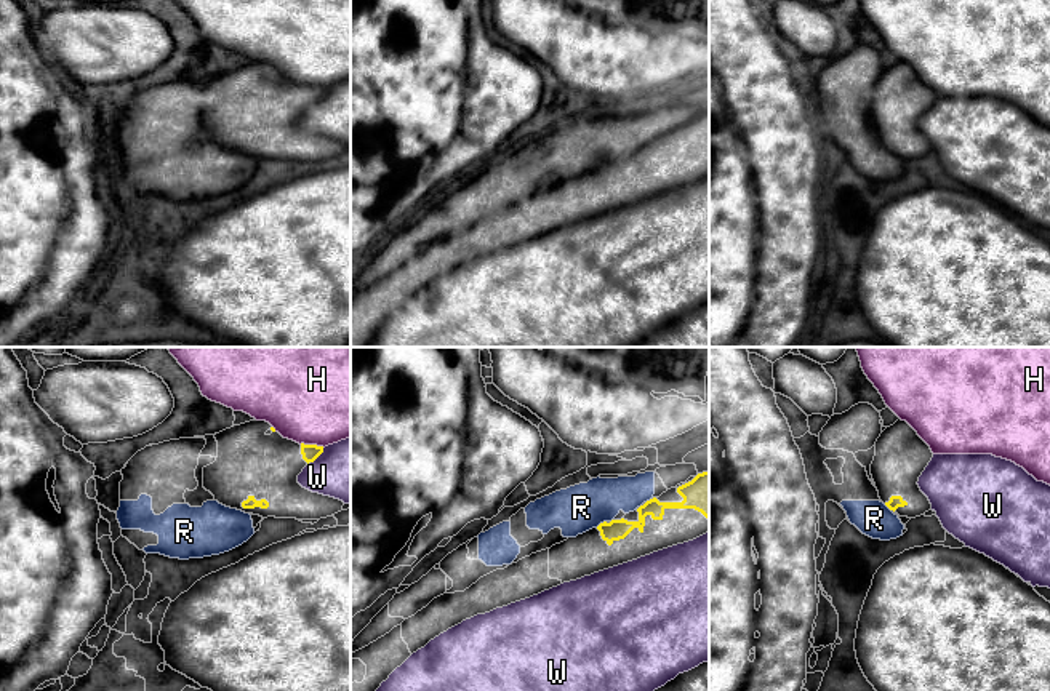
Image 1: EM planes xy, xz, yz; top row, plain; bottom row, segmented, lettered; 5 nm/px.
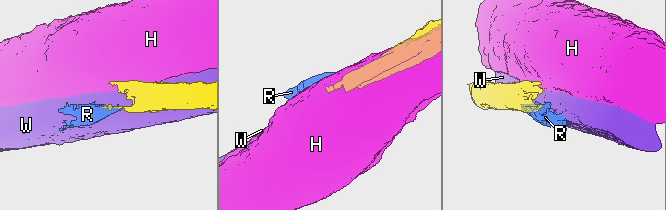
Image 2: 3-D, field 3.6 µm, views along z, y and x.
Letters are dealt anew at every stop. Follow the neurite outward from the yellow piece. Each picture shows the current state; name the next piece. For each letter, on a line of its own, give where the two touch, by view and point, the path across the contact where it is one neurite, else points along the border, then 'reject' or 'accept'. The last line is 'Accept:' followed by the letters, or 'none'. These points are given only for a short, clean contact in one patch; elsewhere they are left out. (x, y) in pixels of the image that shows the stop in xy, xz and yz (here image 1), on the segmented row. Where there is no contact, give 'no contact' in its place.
H: xy (312, 445) | reject
R: xz (601, 523) | along xz (605, 520), (596, 527) | reject
W: xy (317, 456) | reject
Accept: none

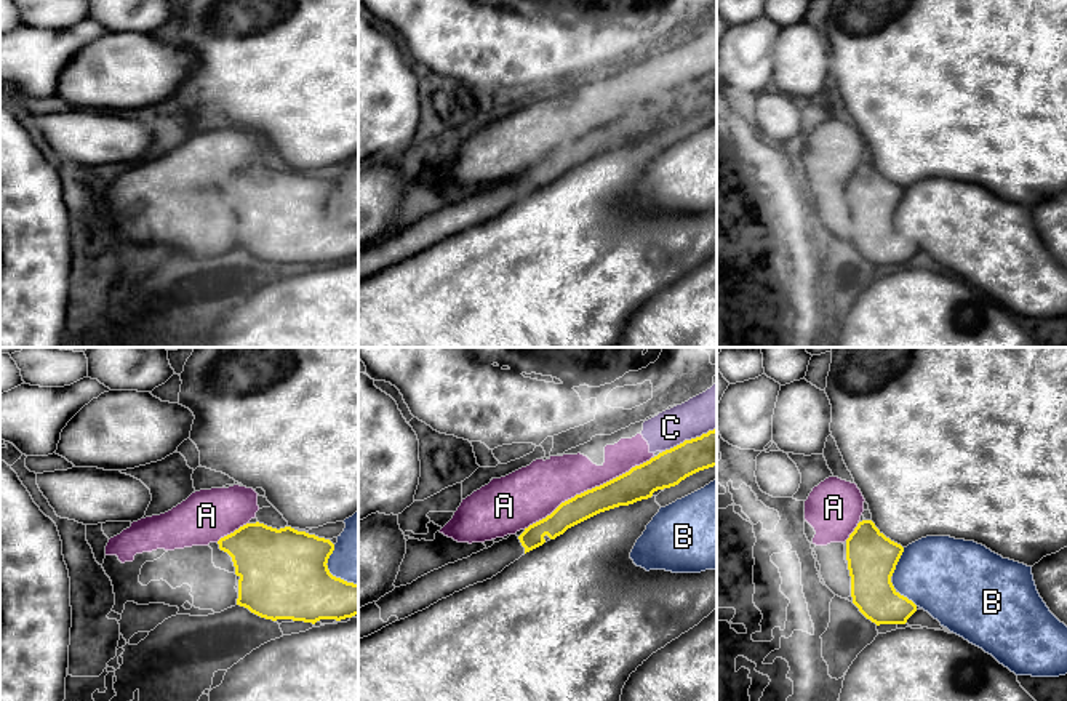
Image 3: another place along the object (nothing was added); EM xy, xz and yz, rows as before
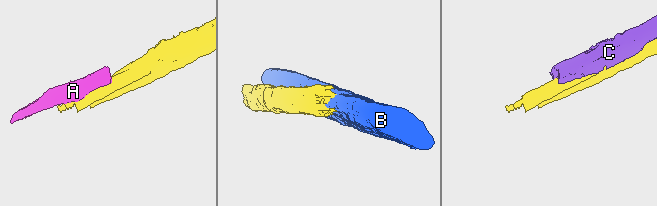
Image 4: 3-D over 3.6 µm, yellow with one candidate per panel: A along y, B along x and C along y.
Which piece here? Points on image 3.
A: xz (587, 490) | reject
B: yz (898, 560) | reject
C: xz (688, 440) | reject
Accept: none

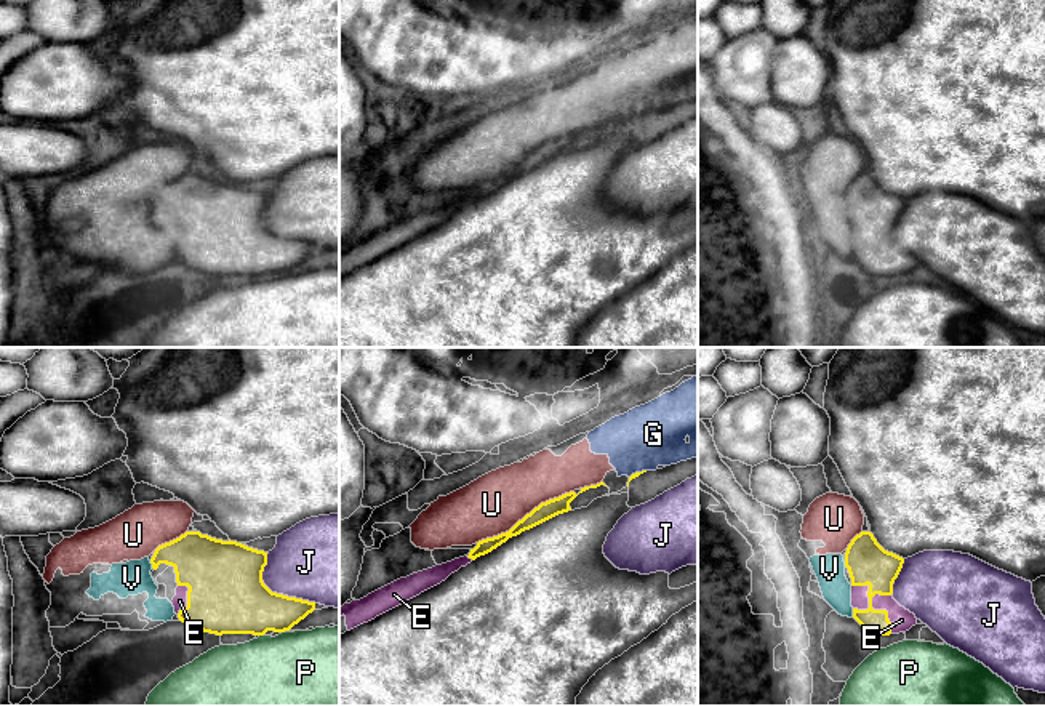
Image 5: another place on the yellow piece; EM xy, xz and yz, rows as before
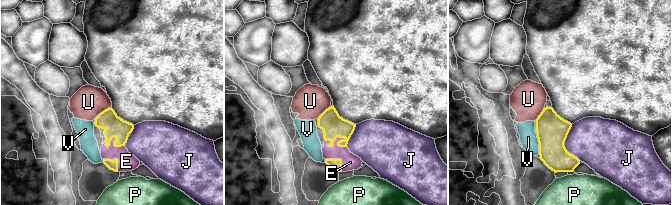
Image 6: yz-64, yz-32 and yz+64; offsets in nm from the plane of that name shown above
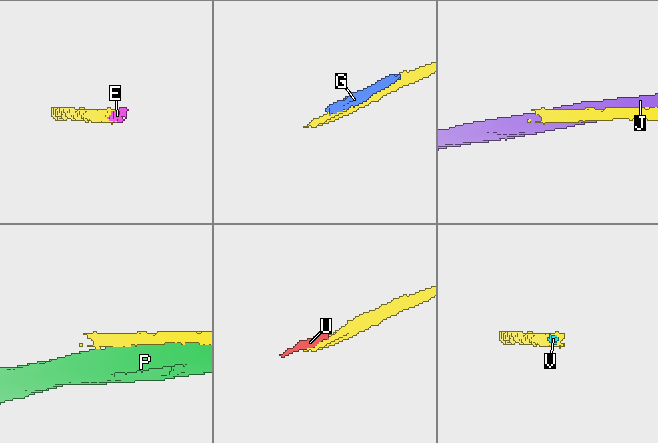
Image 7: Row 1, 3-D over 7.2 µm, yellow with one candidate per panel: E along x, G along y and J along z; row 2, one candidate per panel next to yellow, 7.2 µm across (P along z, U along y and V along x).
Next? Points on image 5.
E: yz (871, 607) | accept
G: xz (637, 473) | reject
J: xy (276, 593) | reject
P: xy (261, 634) | reject
U: xz (527, 514) | reject
V: yz (853, 613) | along yz (852, 609), (853, 617) | reject
Accept: E

